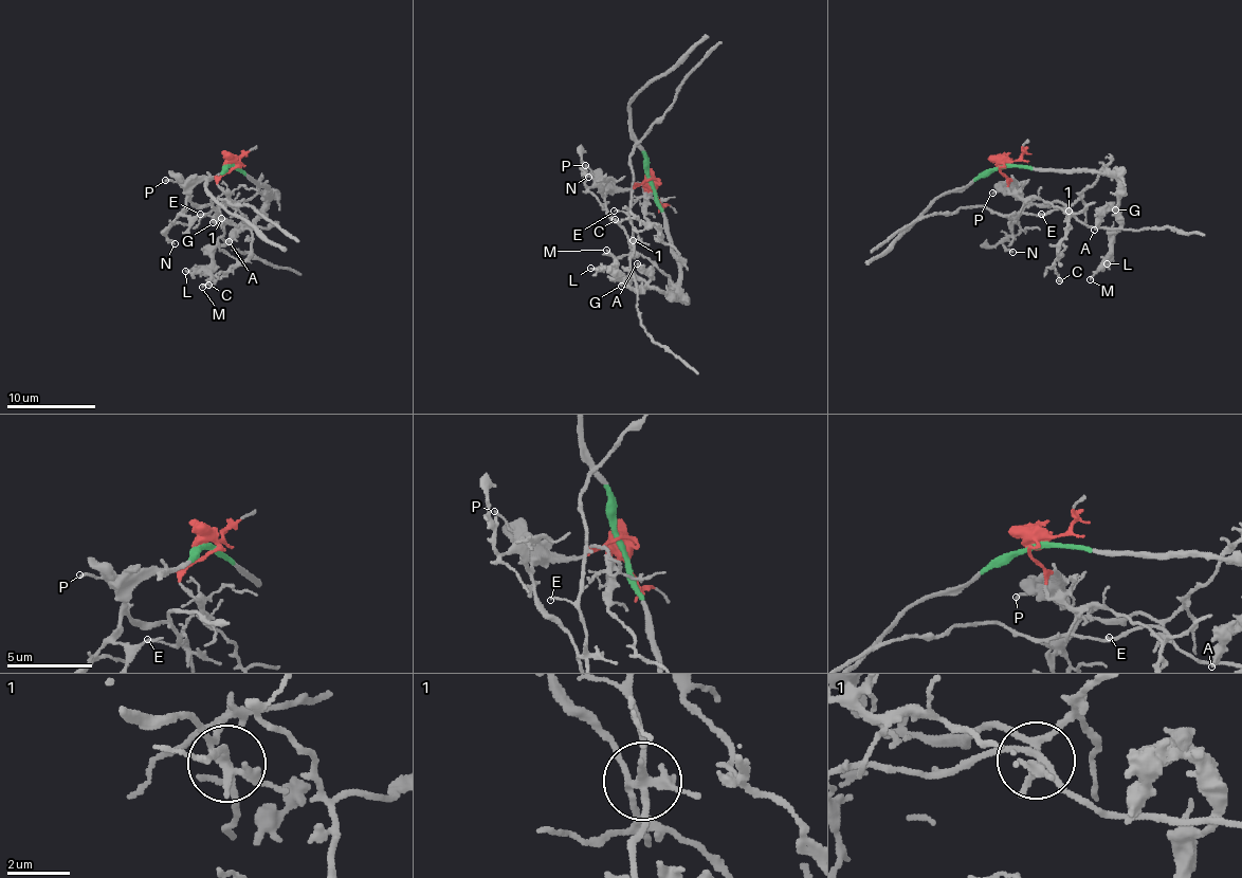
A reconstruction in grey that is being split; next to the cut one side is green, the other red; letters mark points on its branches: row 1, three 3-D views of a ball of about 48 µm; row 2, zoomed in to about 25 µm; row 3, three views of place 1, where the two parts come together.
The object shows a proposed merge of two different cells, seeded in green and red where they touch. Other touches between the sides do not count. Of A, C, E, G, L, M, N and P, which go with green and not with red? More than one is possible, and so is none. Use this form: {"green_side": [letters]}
{"green_side": ["A", "E", "G", "L", "M"]}

